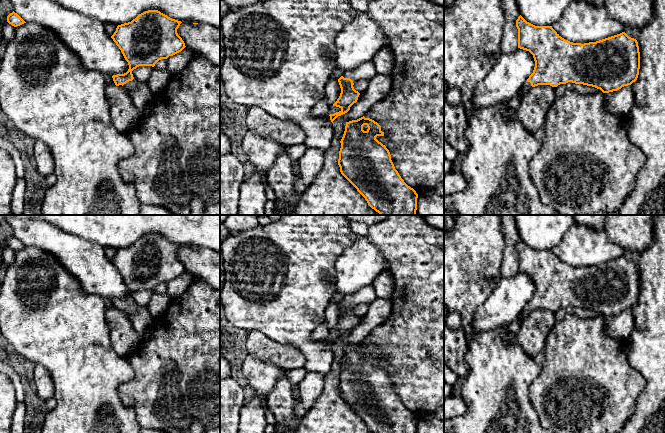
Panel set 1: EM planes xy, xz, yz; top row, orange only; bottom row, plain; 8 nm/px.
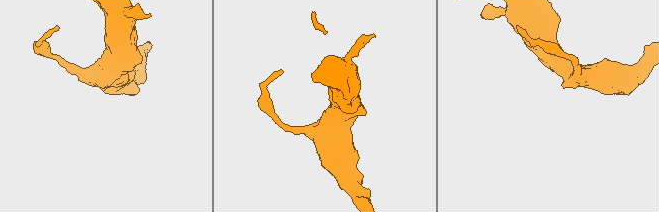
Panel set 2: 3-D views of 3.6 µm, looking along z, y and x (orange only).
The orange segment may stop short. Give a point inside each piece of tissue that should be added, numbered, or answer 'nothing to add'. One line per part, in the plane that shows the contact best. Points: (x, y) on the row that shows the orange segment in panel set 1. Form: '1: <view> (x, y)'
1: xy (142, 97)

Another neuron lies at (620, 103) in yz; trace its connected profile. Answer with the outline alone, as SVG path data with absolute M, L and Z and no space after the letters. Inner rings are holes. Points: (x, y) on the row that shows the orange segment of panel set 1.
M631 85L609 93L604 93L604 107L618 117L629 117L634 105L634 92Z

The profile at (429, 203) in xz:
M434 190L418 194L416 215L444 215L444 196Z

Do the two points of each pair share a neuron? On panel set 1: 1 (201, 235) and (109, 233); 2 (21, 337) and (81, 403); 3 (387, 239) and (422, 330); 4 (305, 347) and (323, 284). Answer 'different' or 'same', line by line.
1: same
2: same
3: same
4: same

